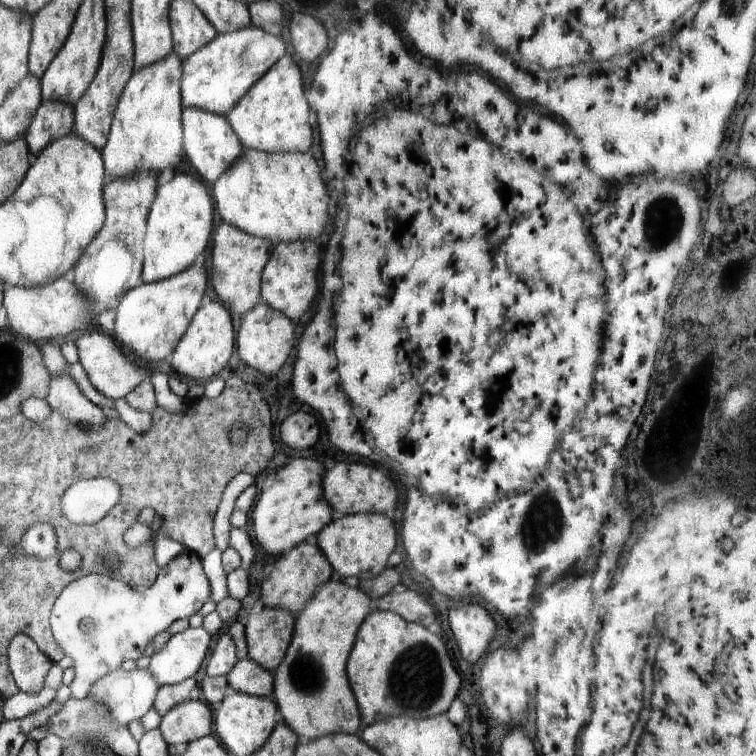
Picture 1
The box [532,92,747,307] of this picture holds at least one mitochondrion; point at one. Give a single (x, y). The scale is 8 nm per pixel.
(662, 225)

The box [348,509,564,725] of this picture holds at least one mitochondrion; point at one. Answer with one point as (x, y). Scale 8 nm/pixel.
(413, 684)

